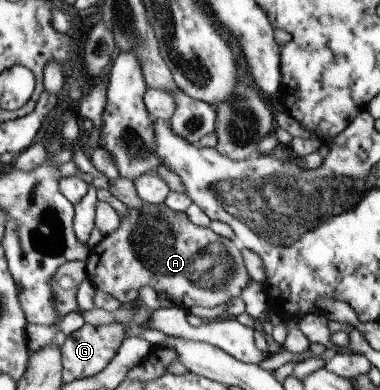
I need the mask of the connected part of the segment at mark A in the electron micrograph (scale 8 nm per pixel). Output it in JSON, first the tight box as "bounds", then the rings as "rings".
{"bounds":[83,203,251,312],"rings":[[[146,203],[139,210],[128,209],[129,216],[120,219],[119,227],[88,249],[88,255],[83,260],[84,269],[87,280],[95,289],[112,296],[120,305],[130,307],[138,303],[137,290],[147,284],[156,293],[167,295],[175,306],[186,312],[192,306],[205,309],[225,306],[233,296],[241,294],[251,279],[245,272],[240,246],[235,241],[215,234],[209,227],[193,225],[184,212],[173,211],[169,207],[159,210]]]}

